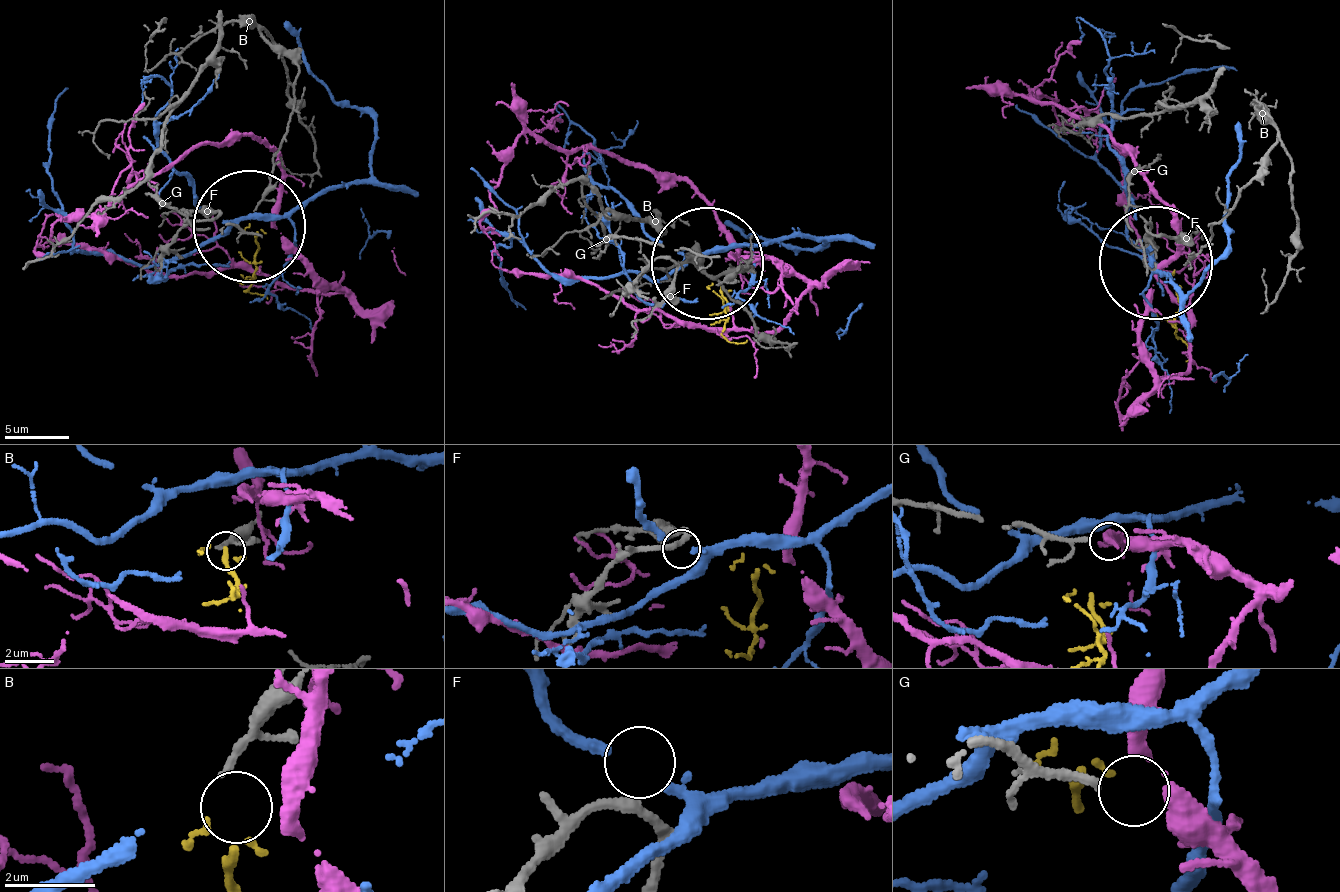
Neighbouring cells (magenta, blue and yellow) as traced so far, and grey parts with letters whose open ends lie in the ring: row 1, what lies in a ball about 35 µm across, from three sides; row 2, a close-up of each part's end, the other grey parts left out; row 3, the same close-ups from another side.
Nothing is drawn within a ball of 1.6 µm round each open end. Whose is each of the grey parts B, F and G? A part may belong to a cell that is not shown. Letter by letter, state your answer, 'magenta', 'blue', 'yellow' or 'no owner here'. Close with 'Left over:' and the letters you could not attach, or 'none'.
B: yellow
F: no owner here
G: magenta
Left over: F

